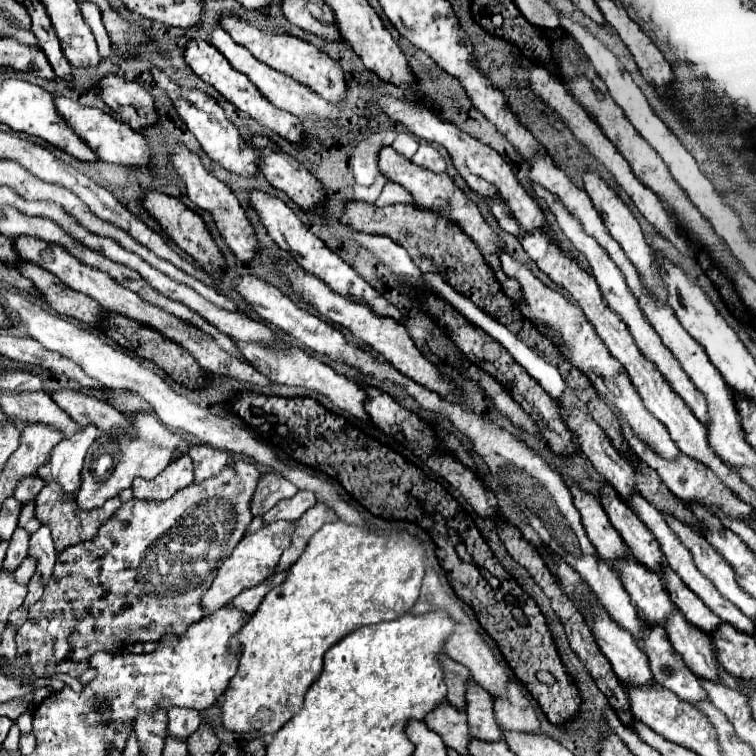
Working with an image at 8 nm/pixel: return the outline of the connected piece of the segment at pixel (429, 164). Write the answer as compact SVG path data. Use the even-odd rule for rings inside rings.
M426 141L420 143L420 149L418 149L416 155L412 157L412 163L420 165L420 167L426 167L426 169L430 169L430 171L434 171L434 173L446 171L446 161L442 159L440 151L434 149L434 147L432 147L430 143L426 143Z

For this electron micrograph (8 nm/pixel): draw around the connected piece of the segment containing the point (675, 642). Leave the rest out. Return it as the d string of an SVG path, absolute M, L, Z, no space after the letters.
M676 609L676 617L672 617L664 629L672 647L676 647L676 653L680 653L684 659L686 667L690 667L698 677L718 681L718 661L708 633L694 629L694 625L686 621L680 609Z

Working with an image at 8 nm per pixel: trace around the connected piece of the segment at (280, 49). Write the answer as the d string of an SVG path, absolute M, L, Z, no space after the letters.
M224 15L222 17L222 27L224 31L240 45L244 45L256 59L260 59L262 63L266 63L268 67L290 75L292 79L296 79L298 83L306 85L308 89L316 91L320 97L324 97L330 103L342 103L346 99L346 91L348 91L348 83L344 77L344 69L338 61L330 59L326 53L318 51L314 45L290 37L290 35L268 35L264 31L260 31L258 27L254 27L248 21L242 21L234 15Z

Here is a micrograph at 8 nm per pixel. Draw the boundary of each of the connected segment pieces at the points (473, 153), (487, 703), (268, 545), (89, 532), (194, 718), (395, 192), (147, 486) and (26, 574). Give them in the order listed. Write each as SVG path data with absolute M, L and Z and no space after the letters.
M382 95L380 97L380 105L384 107L384 111L394 119L394 121L400 121L404 123L410 133L418 135L420 139L426 139L430 143L440 143L446 147L446 151L450 153L452 161L454 161L454 167L458 169L458 173L462 175L462 179L478 193L482 193L484 197L494 197L494 199L500 199L506 203L508 207L508 213L510 217L514 217L520 227L530 233L530 231L548 231L548 223L544 219L544 211L538 207L538 203L526 193L526 189L518 183L518 179L514 177L510 165L488 145L480 143L478 139L470 137L468 133L460 131L456 125L448 123L448 121L442 121L440 117L436 117L434 113L430 113L426 107L416 107L412 105L412 101L406 97L404 101L396 101L394 97L390 95Z
M476 681L468 685L468 701L466 701L466 715L468 715L468 729L470 735L482 741L500 741L500 729L494 719L492 697L488 691L480 689Z
M274 521L272 525L264 525L260 531L246 535L240 541L240 545L236 545L232 555L222 563L222 567L218 569L218 575L214 577L210 589L204 593L204 597L202 597L204 615L212 615L216 609L232 603L232 599L236 595L240 595L244 589L250 589L250 587L266 581L272 575L272 569L276 567L282 551L290 545L294 529L296 529L296 525L290 521Z
M46 483L44 489L40 491L38 499L36 499L36 519L42 523L42 525L48 525L50 531L52 531L52 539L54 539L54 547L56 551L64 551L72 545L78 545L78 543L84 543L84 541L92 541L92 537L96 537L100 525L104 521L108 521L108 517L112 517L112 513L120 507L120 499L118 497L112 497L106 501L104 507L98 507L98 509L92 509L92 511L82 511L78 509L74 497L68 497L62 493L60 485L56 483Z
M168 709L168 735L176 739L190 737L200 725L200 713L192 709Z
M388 181L376 205L394 205L394 203L412 203L412 197L408 197L406 189L400 189L400 185Z
M188 455L180 457L178 461L172 461L156 479L136 479L132 485L134 499L150 499L150 501L166 501L180 489L192 485L194 471L192 471L192 459Z
M26 557L24 561L22 561L22 565L16 569L16 573L14 573L14 579L16 579L16 583L20 583L20 585L28 585L28 581L32 579L32 575L34 575L34 567L36 565L36 561L32 561L32 557Z

